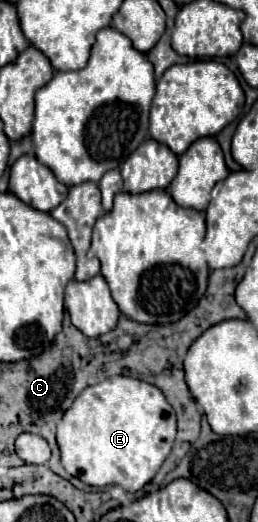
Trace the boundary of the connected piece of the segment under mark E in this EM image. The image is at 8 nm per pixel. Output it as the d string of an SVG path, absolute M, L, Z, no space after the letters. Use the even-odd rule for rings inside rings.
M112 376L86 388L58 424L62 466L88 486L122 486L128 492L142 490L172 450L176 438L176 414L164 394L142 380Z

